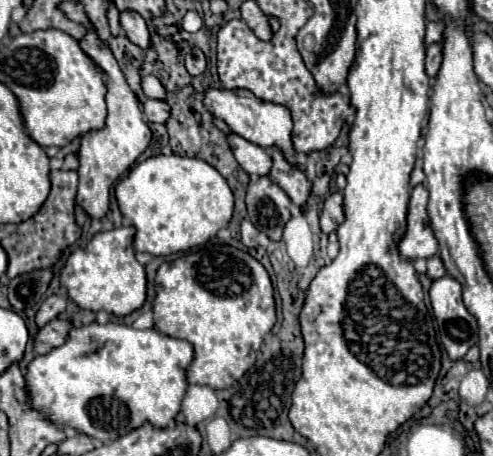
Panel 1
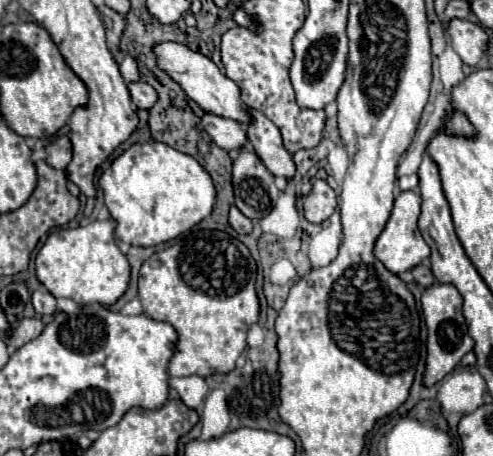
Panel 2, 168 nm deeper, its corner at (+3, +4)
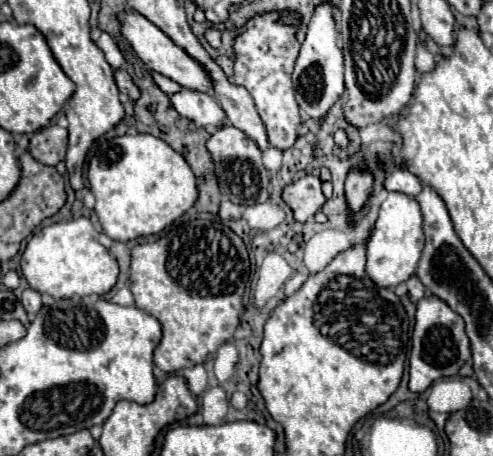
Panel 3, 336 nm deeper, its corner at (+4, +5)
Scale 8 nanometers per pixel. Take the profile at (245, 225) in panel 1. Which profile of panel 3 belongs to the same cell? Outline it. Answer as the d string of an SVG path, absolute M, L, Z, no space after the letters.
M224 198L220 202L220 218L222 220L236 220L236 218L240 218L242 210L244 210L242 204L232 204L228 198Z

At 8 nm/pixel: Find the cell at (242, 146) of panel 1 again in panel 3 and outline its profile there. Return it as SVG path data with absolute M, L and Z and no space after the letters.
M182 88L180 92L170 96L170 102L180 116L196 122L202 128L214 130L214 128L220 128L226 120L222 106L214 100L214 96L206 92Z

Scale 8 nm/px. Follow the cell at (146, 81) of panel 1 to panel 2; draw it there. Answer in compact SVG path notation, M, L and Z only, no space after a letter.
M125 55L125 57L119 61L119 69L121 69L121 75L123 75L125 83L133 83L133 81L139 81L139 79L141 79L135 59L129 57L129 55Z

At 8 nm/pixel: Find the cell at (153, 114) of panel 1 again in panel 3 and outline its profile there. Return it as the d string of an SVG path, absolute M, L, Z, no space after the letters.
M122 68L120 70L114 70L114 82L116 82L118 90L122 94L128 94L132 100L136 100L140 96L138 88L134 86L134 82L132 82L132 78L130 78L130 74L126 70L122 70Z

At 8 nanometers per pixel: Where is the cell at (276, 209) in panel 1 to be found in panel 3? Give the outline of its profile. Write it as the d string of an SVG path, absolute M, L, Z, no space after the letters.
M224 124L208 138L206 148L214 162L214 172L220 184L220 192L226 198L242 206L262 204L268 200L268 170L262 164L262 154L254 140L250 140L244 132L240 132L232 124Z

